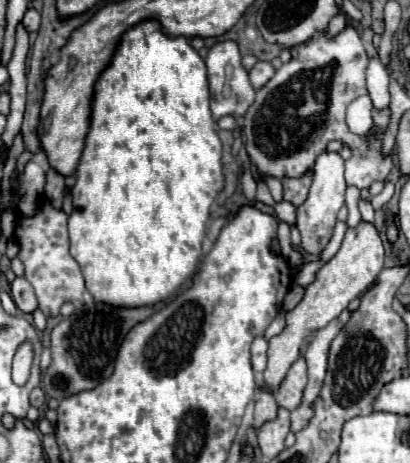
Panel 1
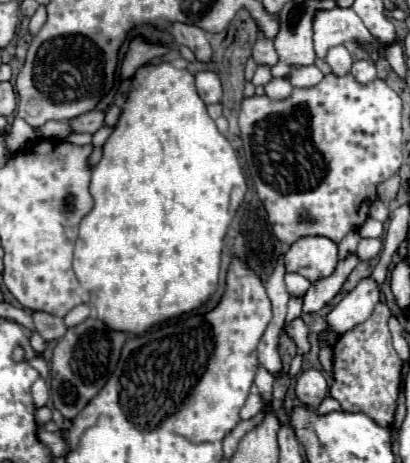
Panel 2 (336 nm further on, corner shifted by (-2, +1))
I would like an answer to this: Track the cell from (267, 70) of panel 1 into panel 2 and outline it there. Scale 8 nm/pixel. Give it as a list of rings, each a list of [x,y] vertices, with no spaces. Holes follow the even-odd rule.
[[[272,78],[266,86],[264,86],[264,92],[268,98],[272,100],[282,100],[284,96],[290,96],[292,92],[292,84],[288,78]]]

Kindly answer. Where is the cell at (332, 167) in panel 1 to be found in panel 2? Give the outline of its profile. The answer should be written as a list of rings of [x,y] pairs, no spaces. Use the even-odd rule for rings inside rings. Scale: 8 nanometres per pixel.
[[[304,236],[288,248],[284,262],[286,272],[302,274],[314,282],[334,272],[338,264],[338,244],[326,236]]]

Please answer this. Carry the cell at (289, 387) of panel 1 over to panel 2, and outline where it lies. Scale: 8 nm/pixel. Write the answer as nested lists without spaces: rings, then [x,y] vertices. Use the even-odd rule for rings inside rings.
[[[304,370],[296,380],[296,396],[308,408],[318,408],[318,404],[328,396],[328,384],[320,370]]]

